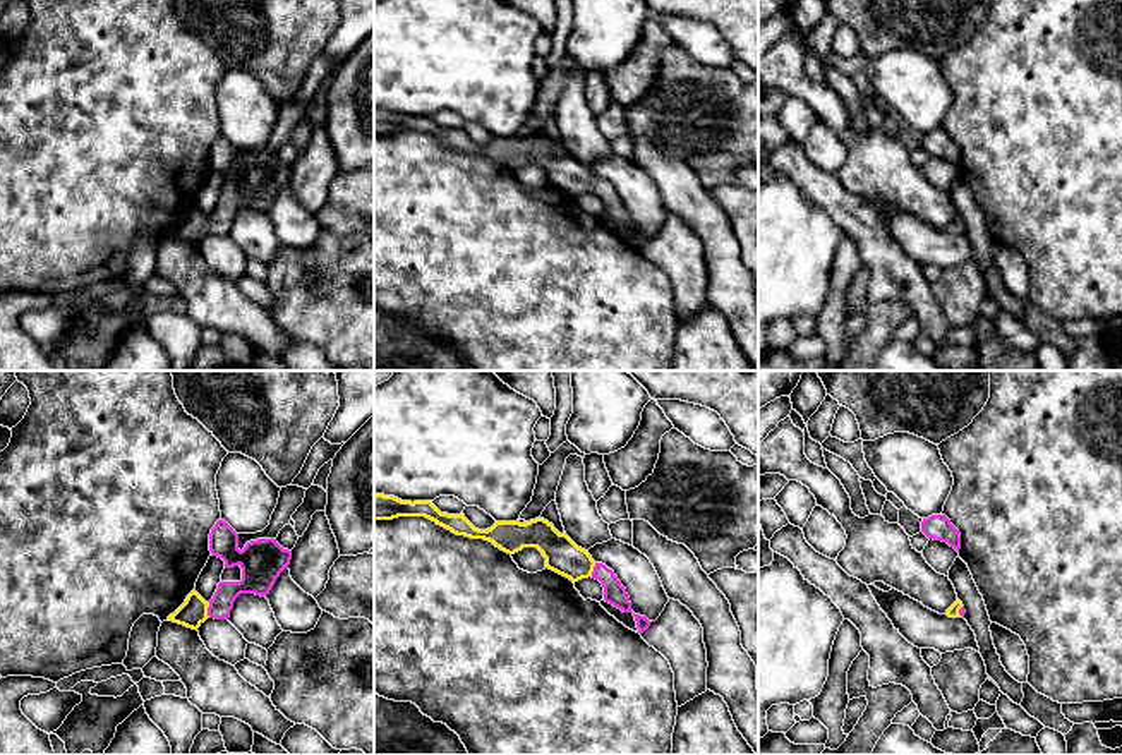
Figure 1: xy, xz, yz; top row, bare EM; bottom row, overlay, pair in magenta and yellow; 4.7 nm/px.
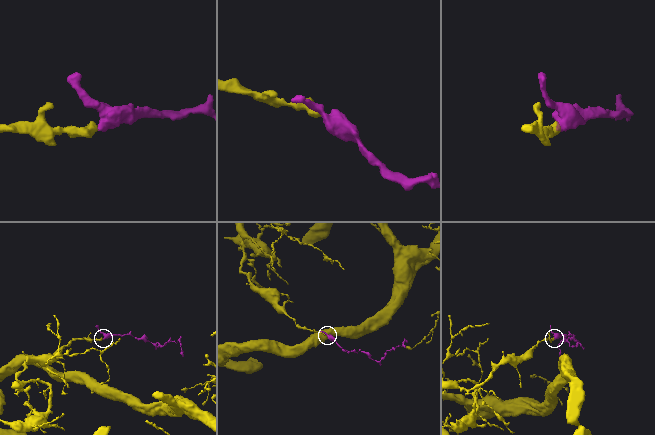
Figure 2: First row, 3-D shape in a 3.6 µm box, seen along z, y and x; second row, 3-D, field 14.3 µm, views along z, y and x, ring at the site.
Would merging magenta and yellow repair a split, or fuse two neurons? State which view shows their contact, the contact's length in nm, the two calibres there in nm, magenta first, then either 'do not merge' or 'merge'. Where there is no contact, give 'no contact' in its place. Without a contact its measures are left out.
xy | 70 nm | 110/130 nm | merge

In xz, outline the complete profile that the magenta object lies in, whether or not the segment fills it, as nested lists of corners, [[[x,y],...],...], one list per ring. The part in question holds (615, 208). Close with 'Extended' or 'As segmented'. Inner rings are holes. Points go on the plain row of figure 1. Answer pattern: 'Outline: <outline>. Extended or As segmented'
Outline: [[[374,110],[374,136],[393,136],[398,132],[425,132],[456,151],[484,154],[508,170],[523,163],[537,163],[546,173],[546,184],[570,194],[573,199],[582,194],[595,194],[604,202],[604,216],[633,228],[626,204],[612,185],[595,178],[588,166],[578,163],[566,149],[559,149],[552,139],[535,134],[527,139],[496,137],[487,146],[475,144],[463,129],[441,129],[432,117],[401,117],[395,112]]]. Extended

